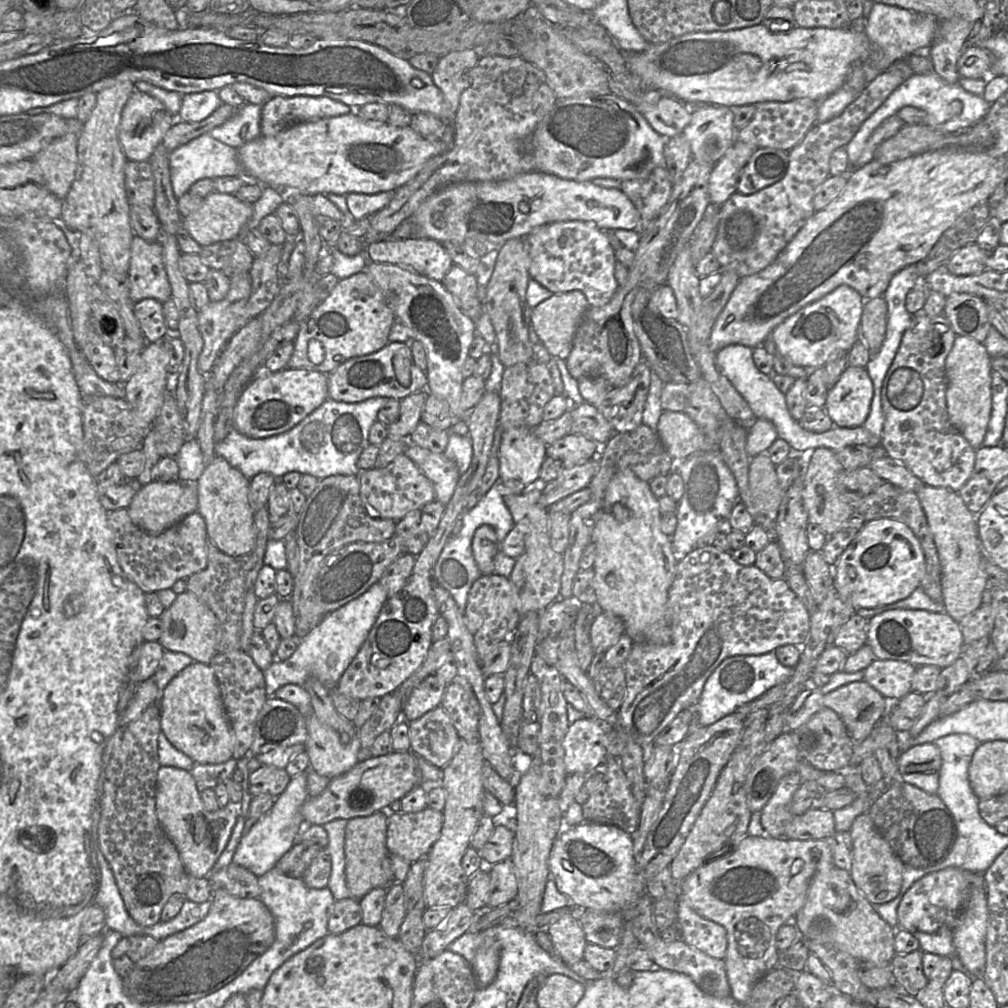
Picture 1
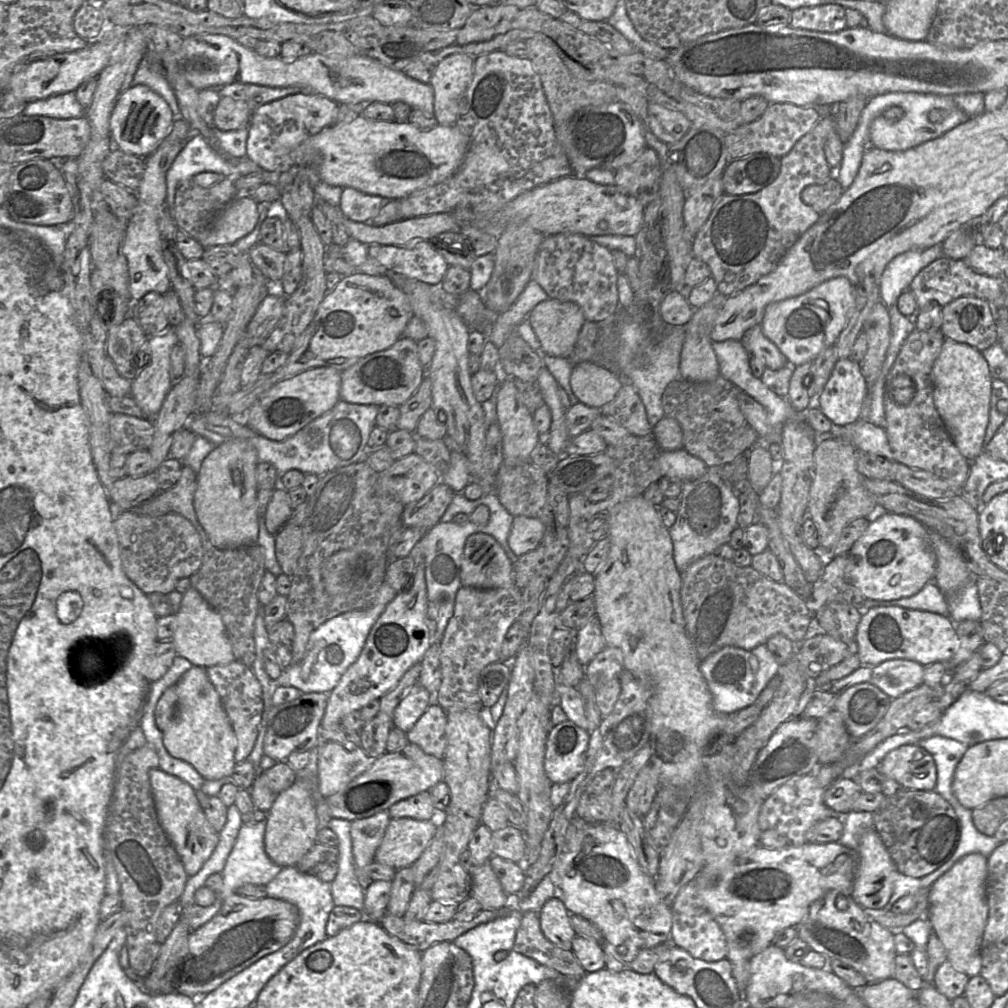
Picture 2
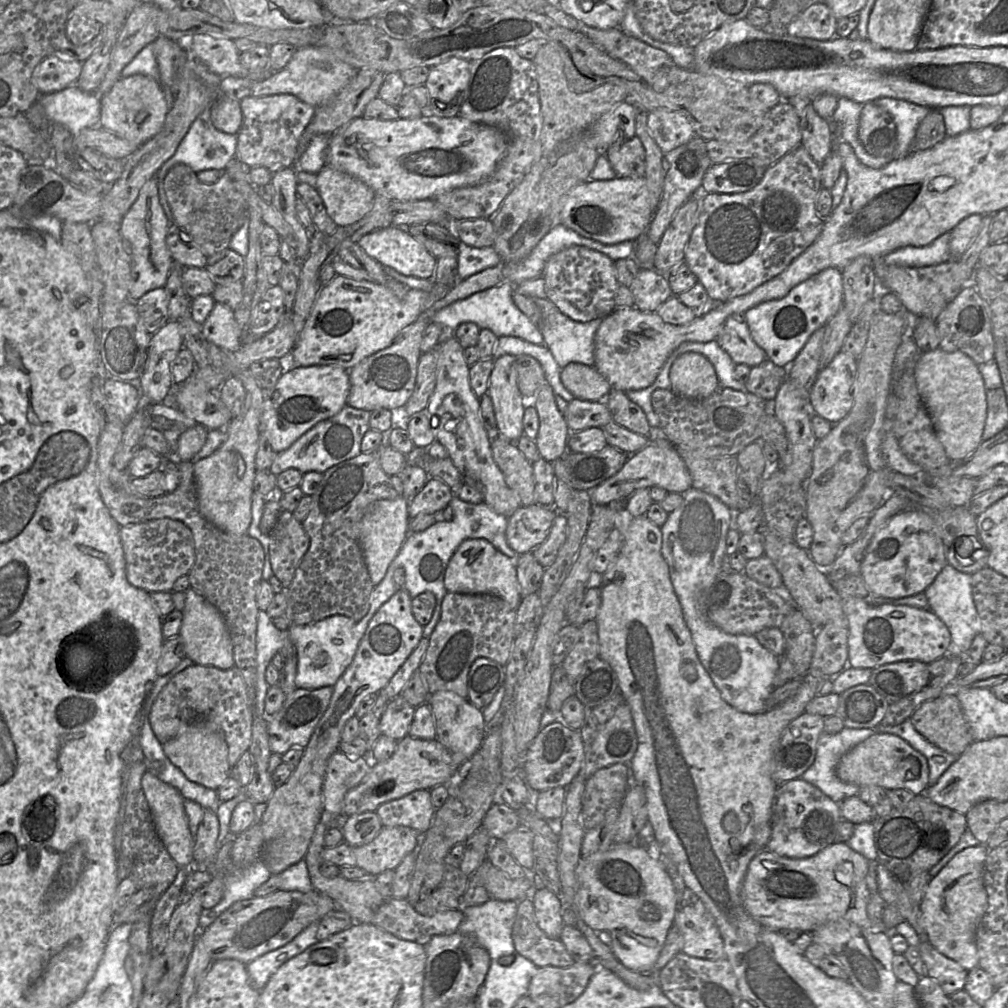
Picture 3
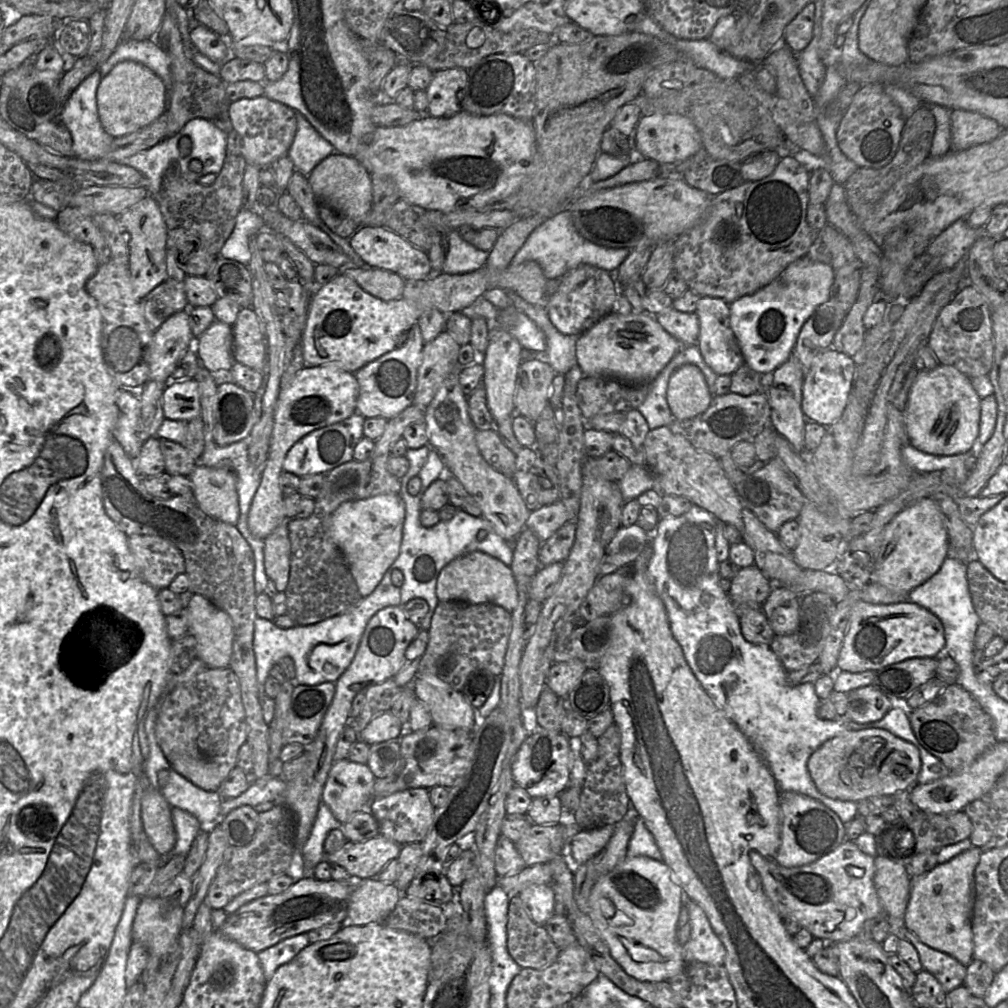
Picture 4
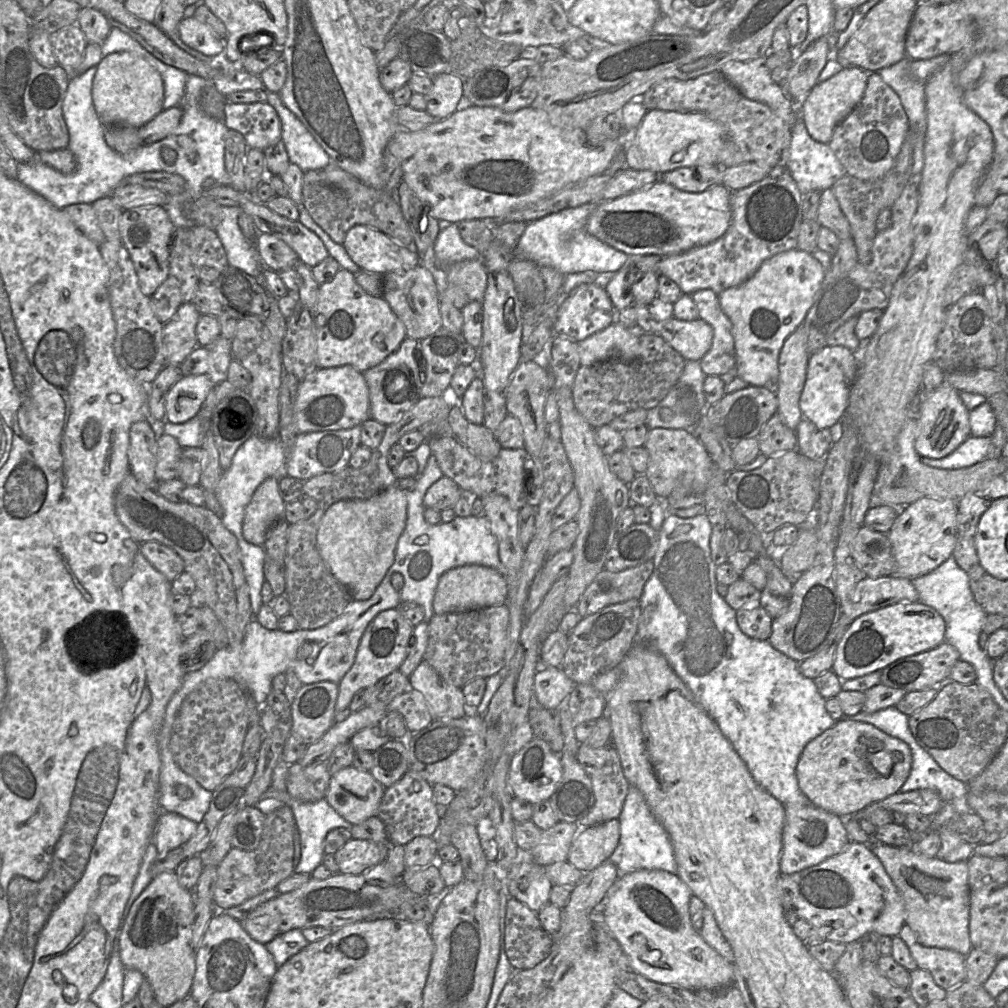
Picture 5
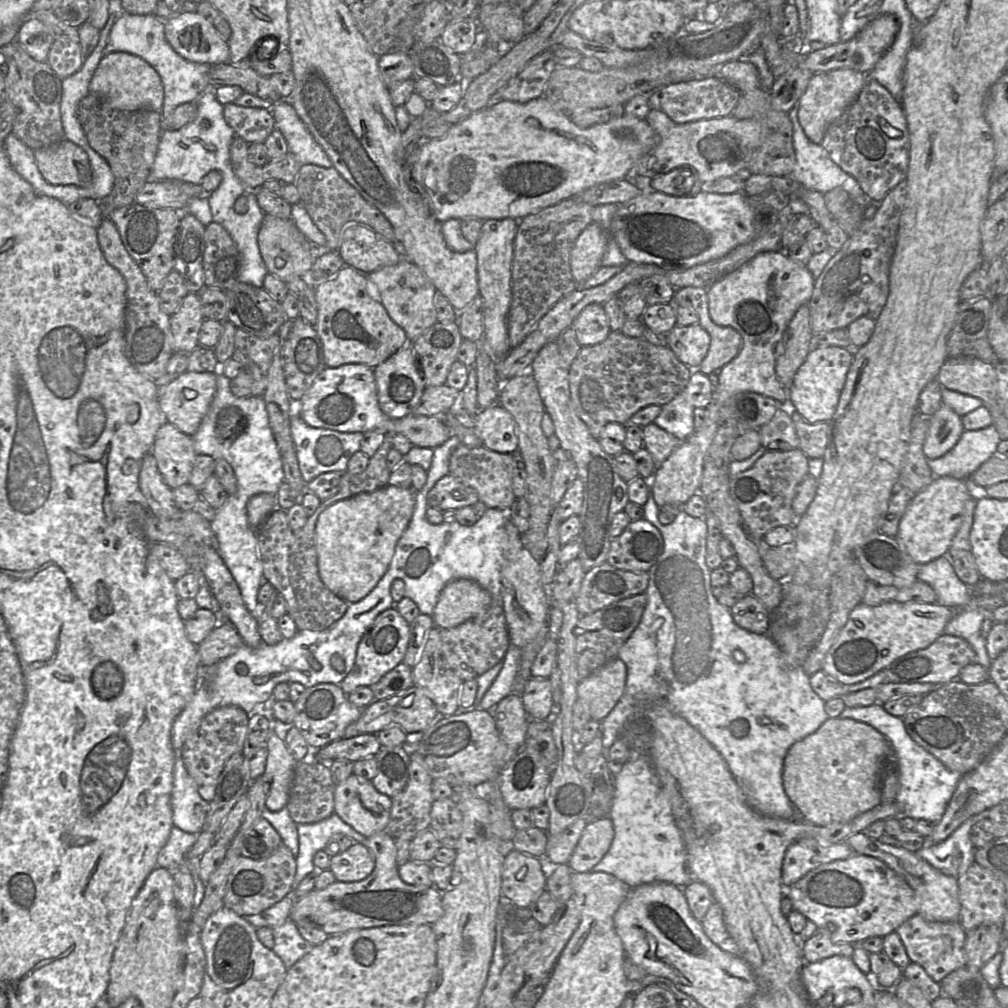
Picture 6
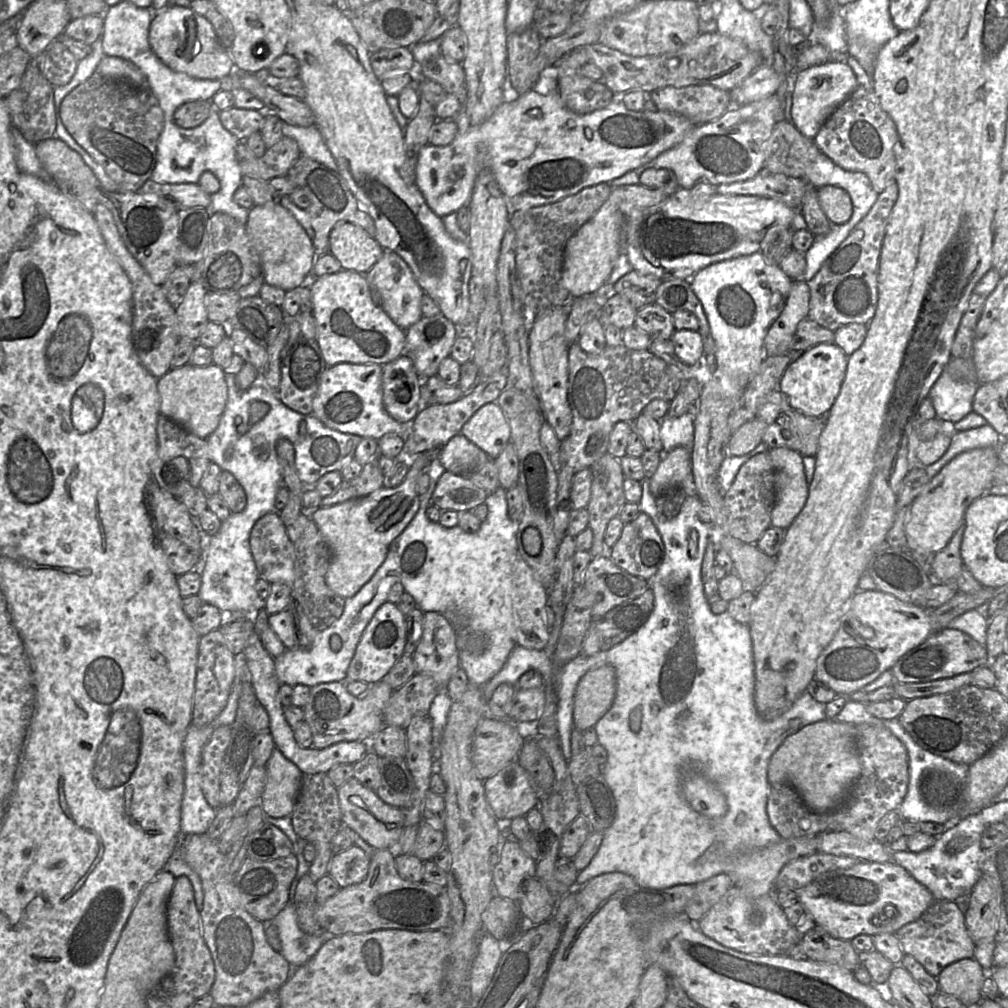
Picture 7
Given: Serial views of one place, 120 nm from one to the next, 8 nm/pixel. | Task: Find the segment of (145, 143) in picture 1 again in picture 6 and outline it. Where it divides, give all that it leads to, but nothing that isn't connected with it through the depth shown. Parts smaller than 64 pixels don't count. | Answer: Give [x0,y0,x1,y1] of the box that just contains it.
[89,52,164,112]

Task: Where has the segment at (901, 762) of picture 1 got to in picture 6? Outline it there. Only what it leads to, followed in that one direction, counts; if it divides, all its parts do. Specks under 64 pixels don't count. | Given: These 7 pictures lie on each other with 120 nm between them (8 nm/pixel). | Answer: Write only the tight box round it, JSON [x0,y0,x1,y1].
[783,718,892,826]

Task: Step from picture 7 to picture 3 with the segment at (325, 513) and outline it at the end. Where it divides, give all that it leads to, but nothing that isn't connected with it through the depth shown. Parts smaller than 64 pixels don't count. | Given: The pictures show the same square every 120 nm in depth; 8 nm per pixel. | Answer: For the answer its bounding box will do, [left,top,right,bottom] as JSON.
[359,497,408,586]

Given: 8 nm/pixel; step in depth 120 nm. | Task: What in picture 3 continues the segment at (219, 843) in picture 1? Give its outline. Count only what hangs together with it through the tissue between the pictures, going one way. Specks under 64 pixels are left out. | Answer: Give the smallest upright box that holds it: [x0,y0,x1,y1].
[142,771,194,868]

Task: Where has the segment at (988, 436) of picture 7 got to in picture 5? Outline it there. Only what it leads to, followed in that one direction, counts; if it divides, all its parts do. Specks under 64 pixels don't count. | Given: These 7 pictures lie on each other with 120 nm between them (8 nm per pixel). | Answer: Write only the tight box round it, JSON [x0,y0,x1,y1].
[921,435,991,469]

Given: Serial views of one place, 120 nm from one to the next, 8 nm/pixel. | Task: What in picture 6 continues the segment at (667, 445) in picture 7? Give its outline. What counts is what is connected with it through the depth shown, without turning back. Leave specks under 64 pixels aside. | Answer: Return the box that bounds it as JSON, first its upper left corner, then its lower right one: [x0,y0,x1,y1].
[658,390,694,440]

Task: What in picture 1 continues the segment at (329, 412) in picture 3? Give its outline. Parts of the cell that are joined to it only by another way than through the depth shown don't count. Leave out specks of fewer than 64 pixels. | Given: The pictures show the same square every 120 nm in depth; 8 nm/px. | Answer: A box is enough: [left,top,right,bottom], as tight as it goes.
[234,366,328,438]

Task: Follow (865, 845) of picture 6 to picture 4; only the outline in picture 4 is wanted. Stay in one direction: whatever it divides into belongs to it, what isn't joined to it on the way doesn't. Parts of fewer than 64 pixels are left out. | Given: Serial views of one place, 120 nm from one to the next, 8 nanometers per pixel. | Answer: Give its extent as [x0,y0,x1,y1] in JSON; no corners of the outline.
[904,846,982,966]

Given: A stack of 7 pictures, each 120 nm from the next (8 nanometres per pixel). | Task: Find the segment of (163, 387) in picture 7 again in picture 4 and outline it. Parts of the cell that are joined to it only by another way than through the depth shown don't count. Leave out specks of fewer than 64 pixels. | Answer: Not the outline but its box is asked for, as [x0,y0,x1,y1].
[163,379,201,422]

